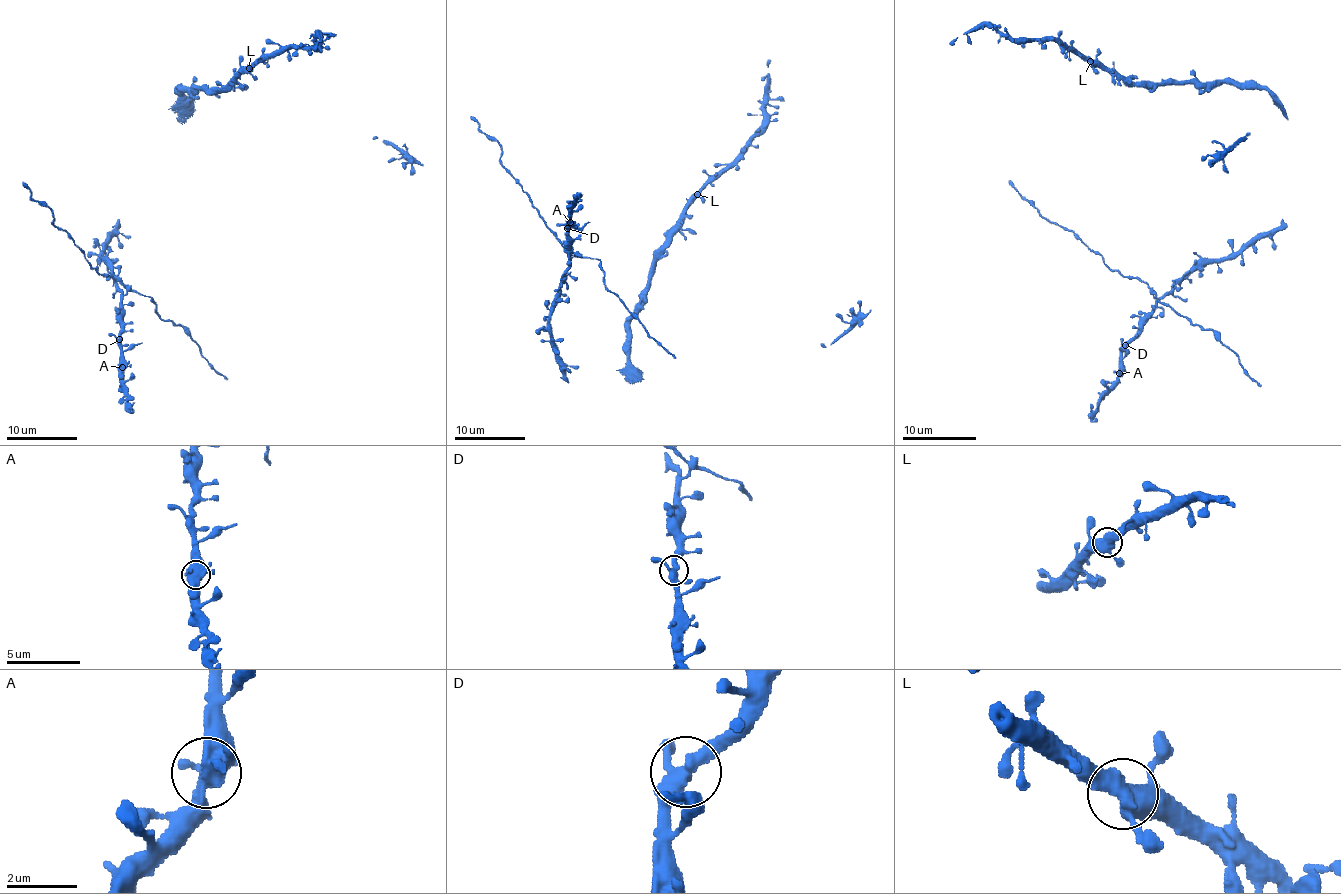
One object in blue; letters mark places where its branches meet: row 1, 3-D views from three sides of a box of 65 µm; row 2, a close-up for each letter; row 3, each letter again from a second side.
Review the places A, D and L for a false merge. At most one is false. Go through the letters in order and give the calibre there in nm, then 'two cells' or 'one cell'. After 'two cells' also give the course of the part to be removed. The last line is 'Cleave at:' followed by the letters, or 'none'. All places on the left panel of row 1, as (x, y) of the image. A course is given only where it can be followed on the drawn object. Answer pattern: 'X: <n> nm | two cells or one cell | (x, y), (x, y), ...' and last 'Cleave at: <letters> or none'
A: 500 nm | one cell
D: 360 nm | one cell
L: 480 nm | one cell
Cleave at: none

